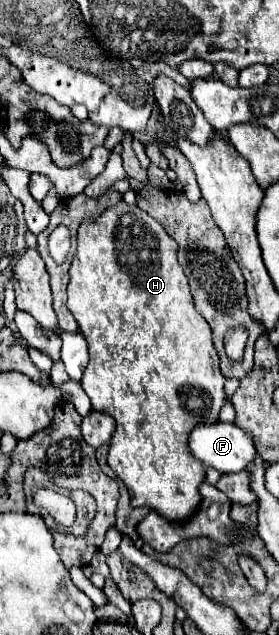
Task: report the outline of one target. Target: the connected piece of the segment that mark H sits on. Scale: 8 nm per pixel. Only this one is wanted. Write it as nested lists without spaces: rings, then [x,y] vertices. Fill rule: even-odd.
[[[120,200],[116,206],[104,210],[104,214],[88,218],[80,224],[78,234],[76,234],[76,254],[72,258],[72,266],[70,266],[70,282],[68,282],[68,310],[72,312],[72,316],[78,322],[78,330],[84,334],[88,348],[90,348],[90,362],[84,370],[82,376],[82,388],[88,394],[92,408],[110,414],[116,420],[116,430],[112,434],[110,440],[110,452],[108,452],[108,464],[110,468],[122,478],[122,482],[126,484],[128,492],[130,492],[130,504],[132,506],[148,506],[154,512],[158,512],[160,516],[168,518],[168,520],[184,520],[190,518],[196,510],[196,506],[200,504],[200,494],[198,494],[198,486],[204,482],[204,466],[200,462],[196,462],[196,458],[192,458],[192,454],[188,452],[188,434],[190,430],[200,424],[200,422],[216,422],[218,420],[218,412],[222,408],[222,404],[228,400],[224,396],[224,376],[220,374],[220,360],[218,354],[212,346],[212,334],[210,334],[210,326],[208,322],[196,312],[194,304],[192,304],[192,294],[188,288],[188,278],[176,258],[178,254],[178,246],[176,242],[168,236],[168,232],[160,226],[158,220],[154,220],[152,216],[148,216],[144,210],[140,210],[138,206],[130,206],[124,200]]]

